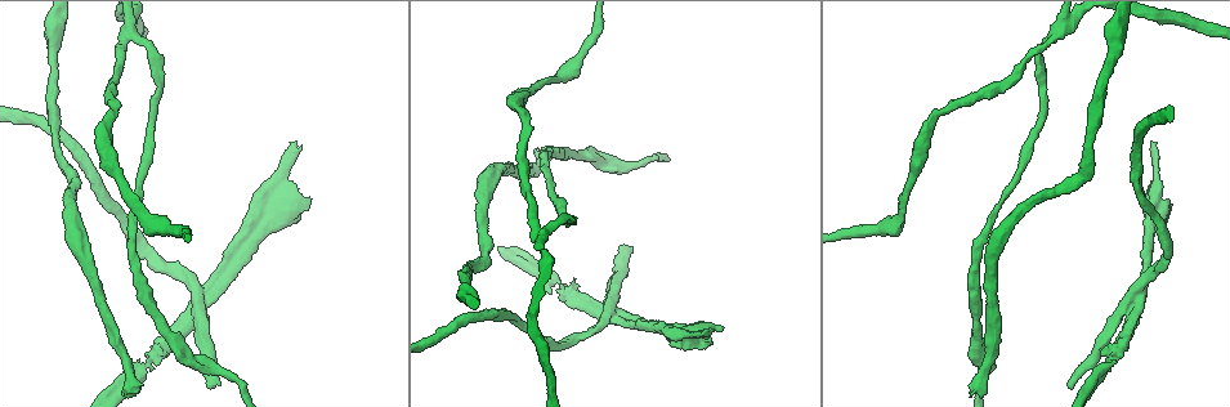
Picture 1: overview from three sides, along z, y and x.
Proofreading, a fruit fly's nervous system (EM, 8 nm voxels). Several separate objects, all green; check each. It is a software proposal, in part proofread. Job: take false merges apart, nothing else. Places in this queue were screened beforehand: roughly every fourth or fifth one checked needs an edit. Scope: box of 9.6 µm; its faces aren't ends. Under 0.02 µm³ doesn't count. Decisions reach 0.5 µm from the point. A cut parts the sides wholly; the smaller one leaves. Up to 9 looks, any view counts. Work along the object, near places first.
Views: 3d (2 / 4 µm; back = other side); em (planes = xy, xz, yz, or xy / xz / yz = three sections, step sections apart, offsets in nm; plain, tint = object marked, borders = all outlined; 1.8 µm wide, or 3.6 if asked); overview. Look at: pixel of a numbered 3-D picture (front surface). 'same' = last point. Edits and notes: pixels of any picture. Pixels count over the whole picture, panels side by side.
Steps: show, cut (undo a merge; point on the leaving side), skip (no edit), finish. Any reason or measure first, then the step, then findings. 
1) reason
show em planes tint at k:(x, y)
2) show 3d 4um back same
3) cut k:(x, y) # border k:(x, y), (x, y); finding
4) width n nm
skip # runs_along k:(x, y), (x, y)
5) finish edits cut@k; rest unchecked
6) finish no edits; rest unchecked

four-way junction
show 3d 2um back at 1:(269, 213)

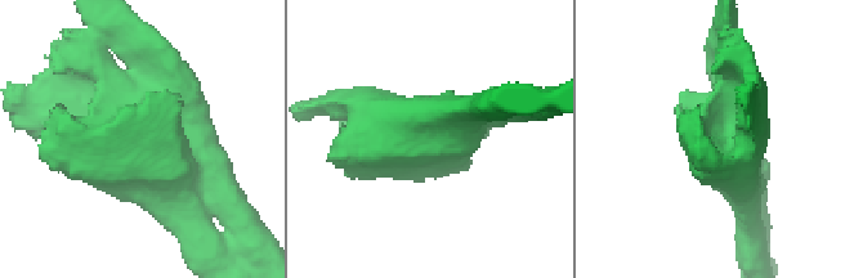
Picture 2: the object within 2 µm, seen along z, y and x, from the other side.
show em planes borders at 2:(718, 138)

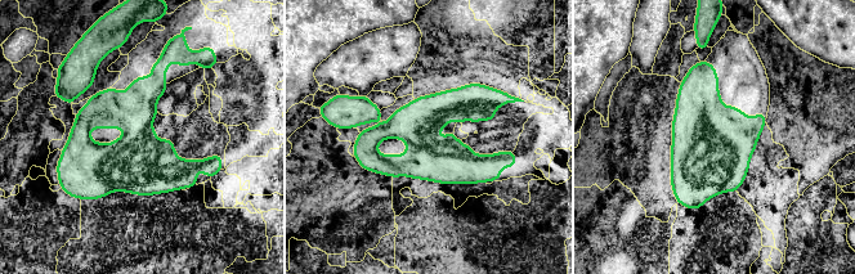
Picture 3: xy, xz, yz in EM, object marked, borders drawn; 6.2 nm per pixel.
skip # runs_along 3:(354, 121), (415, 127), (452, 162), (505, 155); continuous, no second neuron

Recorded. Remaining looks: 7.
sharp bend
show em xy step 8 tint at 1:(201, 291)

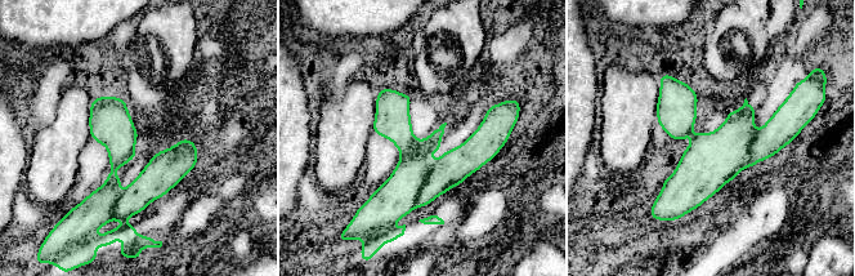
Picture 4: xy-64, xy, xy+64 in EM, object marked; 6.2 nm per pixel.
width 260 nm
cut 4:(392, 120) # border 4:(417, 141), (401, 156); a second neuron is stuck on

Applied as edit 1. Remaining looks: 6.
show overview

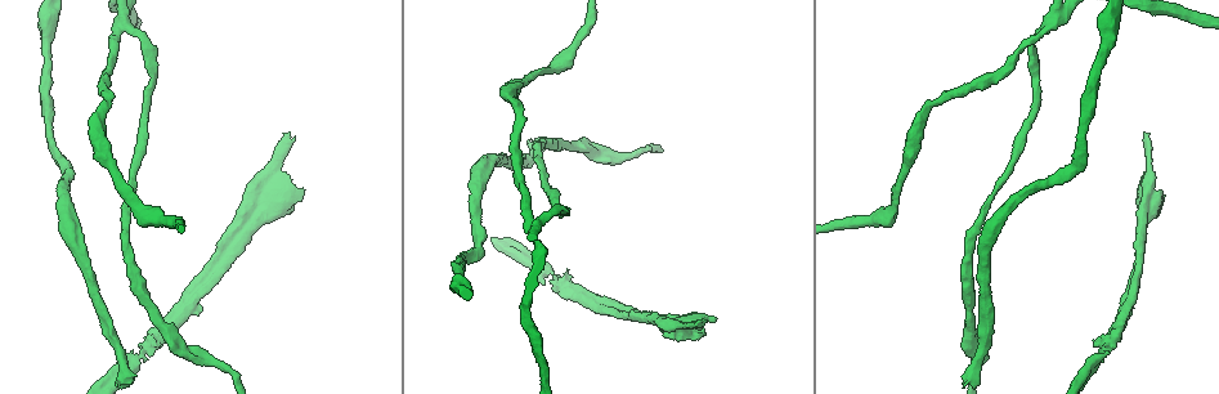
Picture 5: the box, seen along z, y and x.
a narrow waist
show em xy step 8 tint at 5:(1097, 357)

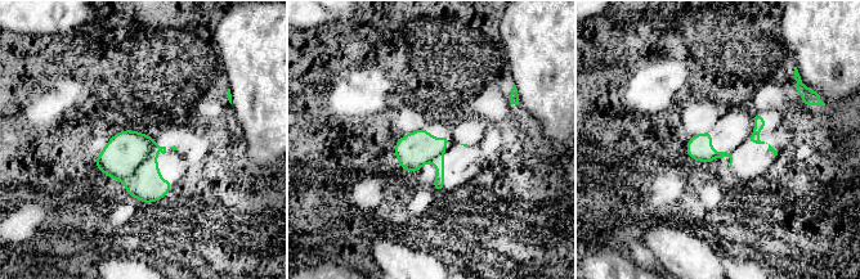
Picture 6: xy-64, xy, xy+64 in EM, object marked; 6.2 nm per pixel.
cut it another way
show em planes tint same

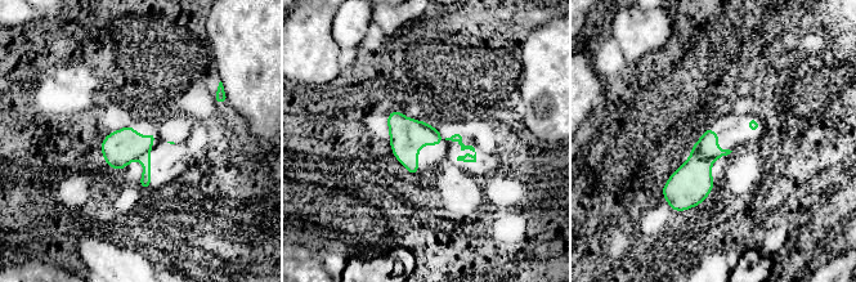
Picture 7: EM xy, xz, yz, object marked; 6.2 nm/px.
skip # continuous, no second neuron

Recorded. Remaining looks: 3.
finish edits cut@4; rest unchecked

